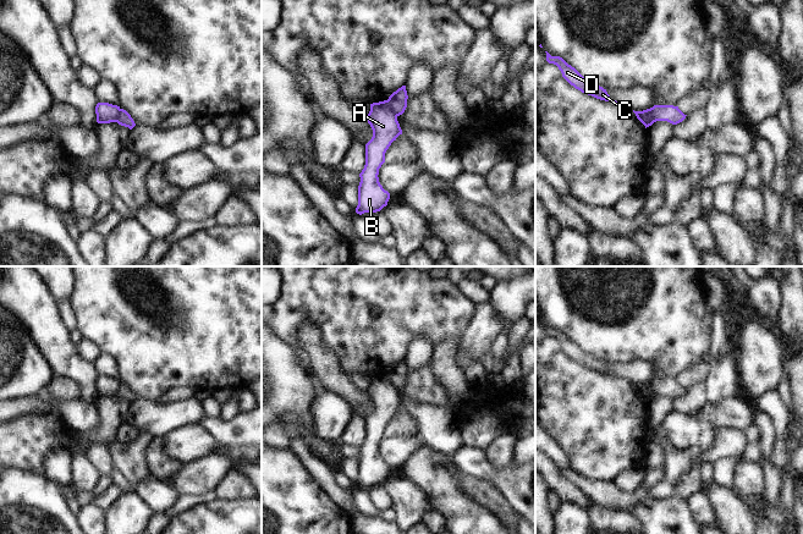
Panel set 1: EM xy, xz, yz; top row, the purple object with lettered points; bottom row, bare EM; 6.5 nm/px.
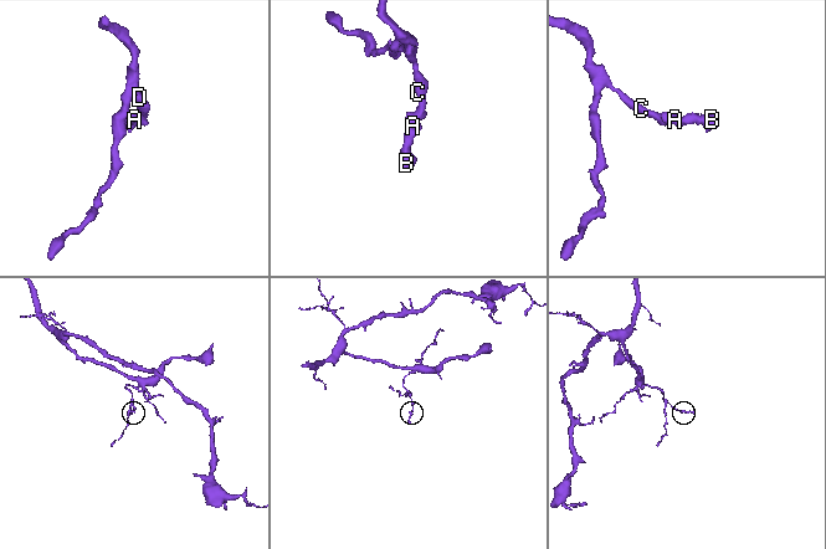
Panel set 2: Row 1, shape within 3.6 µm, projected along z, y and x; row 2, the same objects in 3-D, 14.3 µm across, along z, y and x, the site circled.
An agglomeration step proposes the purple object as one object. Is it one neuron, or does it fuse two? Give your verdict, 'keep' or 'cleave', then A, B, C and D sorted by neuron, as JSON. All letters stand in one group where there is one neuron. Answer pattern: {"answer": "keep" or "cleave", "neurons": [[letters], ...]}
{"answer": "cleave", "neurons": [["A", "B"], ["C", "D"]]}

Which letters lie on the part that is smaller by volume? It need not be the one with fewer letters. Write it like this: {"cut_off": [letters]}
{"cut_off": ["A", "B"]}

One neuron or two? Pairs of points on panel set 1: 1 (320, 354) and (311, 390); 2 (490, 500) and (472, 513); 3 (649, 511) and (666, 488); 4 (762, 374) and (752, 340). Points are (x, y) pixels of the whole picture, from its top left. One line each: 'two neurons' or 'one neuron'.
1: two neurons
2: two neurons
3: two neurons
4: one neuron

